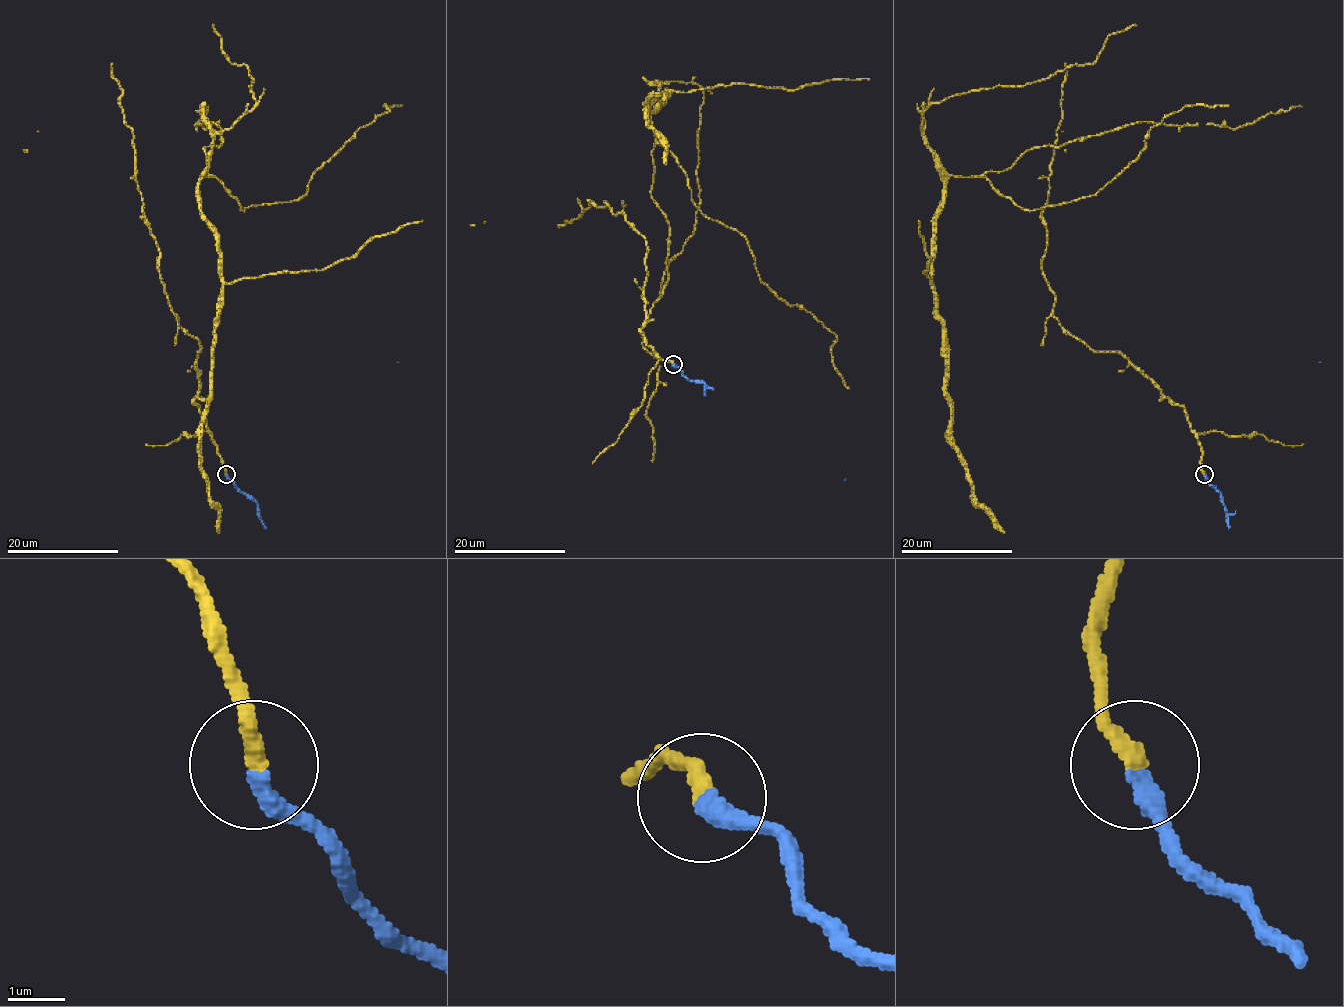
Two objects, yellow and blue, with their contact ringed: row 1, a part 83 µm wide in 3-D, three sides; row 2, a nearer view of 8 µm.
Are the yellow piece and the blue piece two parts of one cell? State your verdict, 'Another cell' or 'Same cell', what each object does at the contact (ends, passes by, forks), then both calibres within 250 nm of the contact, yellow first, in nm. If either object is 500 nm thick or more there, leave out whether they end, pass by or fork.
Another cell. At the ring yellow ends. At the ring blue ends. Thickness 320 nm (yellow) against 340 nm

